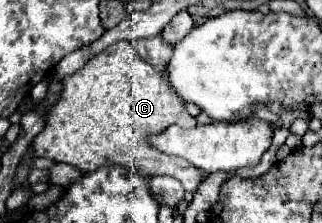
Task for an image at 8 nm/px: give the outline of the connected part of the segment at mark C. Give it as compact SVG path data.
M121 40L107 46L107 50L89 58L81 70L65 76L61 84L61 94L45 114L45 126L31 144L35 156L71 164L81 172L97 170L97 166L105 164L123 164L147 176L173 176L183 182L187 192L197 188L203 172L183 158L165 156L147 144L149 134L159 134L171 124L193 128L197 122L185 110L185 102L181 102L167 78L143 62L131 42Z

